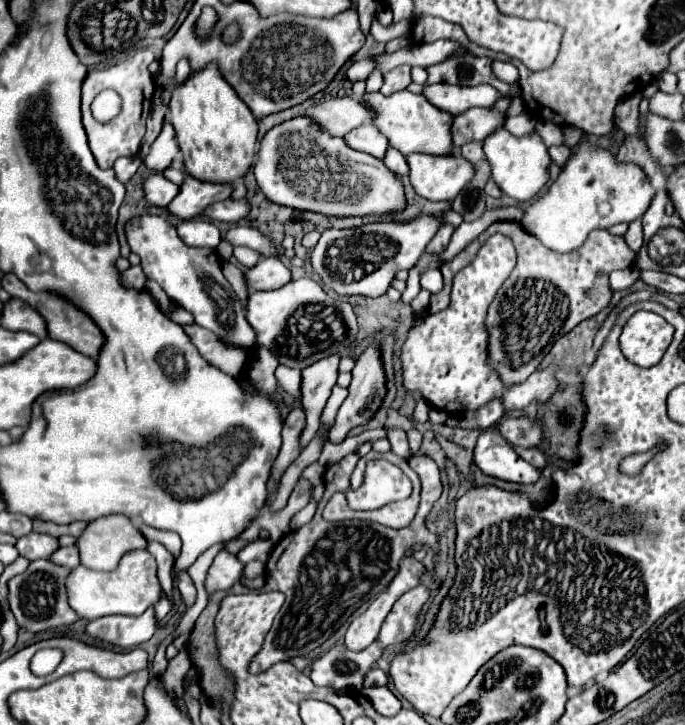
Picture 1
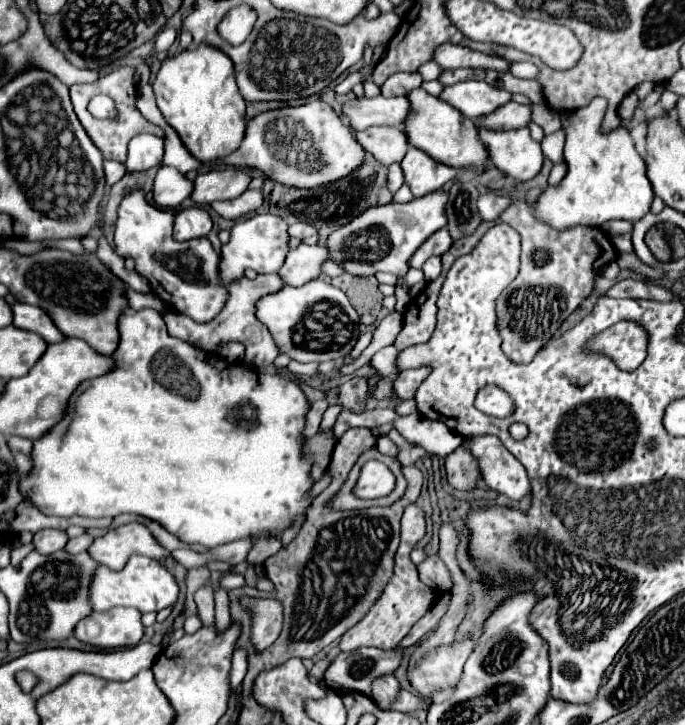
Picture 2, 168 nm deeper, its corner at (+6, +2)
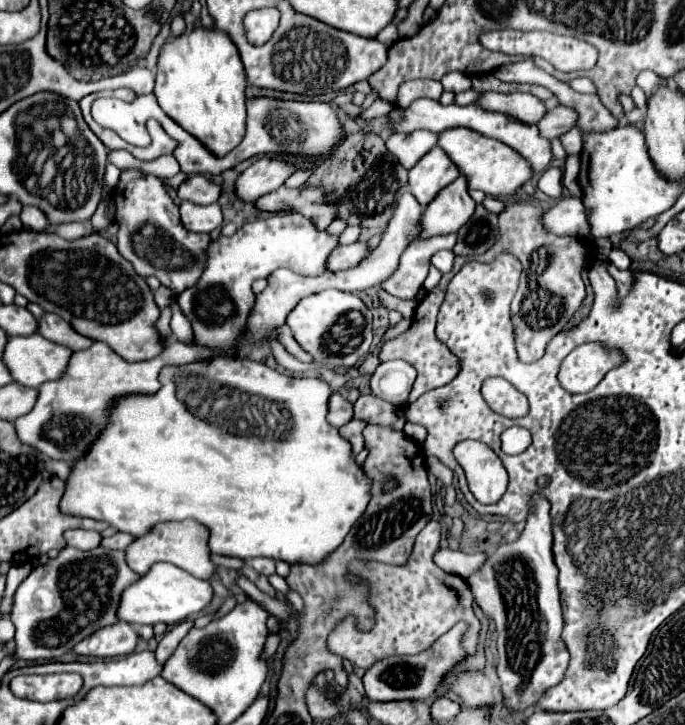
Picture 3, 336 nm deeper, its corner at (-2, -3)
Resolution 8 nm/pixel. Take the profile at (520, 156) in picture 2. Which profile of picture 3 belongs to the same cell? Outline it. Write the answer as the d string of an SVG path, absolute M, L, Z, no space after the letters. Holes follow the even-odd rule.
M417 99L413 101L413 105L409 109L405 109L405 121L399 125L399 127L393 127L395 133L411 133L411 131L417 131L417 129L427 129L427 131L433 131L433 133L439 133L439 131L447 131L447 129L455 129L455 127L467 127L467 129L473 129L485 137L491 137L491 139L497 139L509 147L513 147L519 155L523 155L535 173L541 173L547 169L553 153L551 153L551 143L549 139L541 137L539 131L537 131L537 125L527 125L527 123L521 123L519 119L513 119L509 115L503 115L503 113L497 113L497 111L487 111L479 105L441 105L437 101L431 101L431 99Z

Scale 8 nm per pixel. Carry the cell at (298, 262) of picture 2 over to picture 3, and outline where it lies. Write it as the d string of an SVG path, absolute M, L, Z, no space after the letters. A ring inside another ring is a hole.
M357 241L357 243L351 243L351 245L341 245L329 257L329 271L339 271L339 269L355 267L369 253L371 253L371 249L369 249L369 243L365 243L365 241Z

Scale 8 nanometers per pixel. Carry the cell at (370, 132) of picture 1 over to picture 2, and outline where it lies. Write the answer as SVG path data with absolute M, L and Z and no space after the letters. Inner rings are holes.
M371 126L363 132L357 132L355 138L365 152L373 154L385 166L401 162L409 148L403 130L393 126Z

